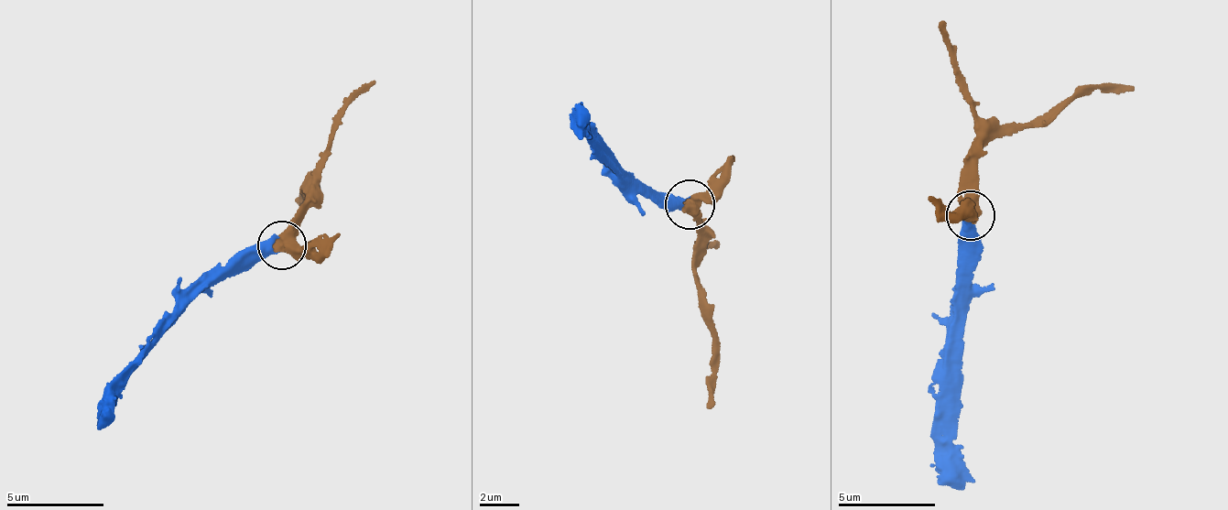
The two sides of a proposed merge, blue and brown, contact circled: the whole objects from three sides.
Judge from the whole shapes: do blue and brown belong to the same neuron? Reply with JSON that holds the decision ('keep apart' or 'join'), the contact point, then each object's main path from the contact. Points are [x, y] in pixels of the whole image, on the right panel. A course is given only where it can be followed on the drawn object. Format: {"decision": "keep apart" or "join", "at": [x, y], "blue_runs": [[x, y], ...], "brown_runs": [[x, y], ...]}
{"decision": "join", "at": [970, 215], "blue_runs": [[969, 217], [963, 225], [940, 389], [965, 488]], "brown_runs": [[969, 217], [982, 148], [995, 137], [1047, 124], [1099, 87], [1131, 90]]}

